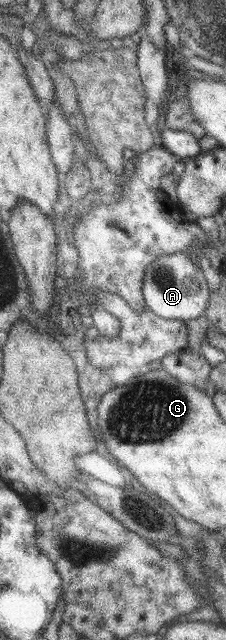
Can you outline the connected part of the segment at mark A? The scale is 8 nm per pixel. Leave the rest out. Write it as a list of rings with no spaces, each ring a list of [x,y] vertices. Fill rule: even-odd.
[[[186,253],[161,254],[152,259],[141,278],[144,307],[166,320],[187,321],[202,315],[208,302],[209,290],[197,263]]]

